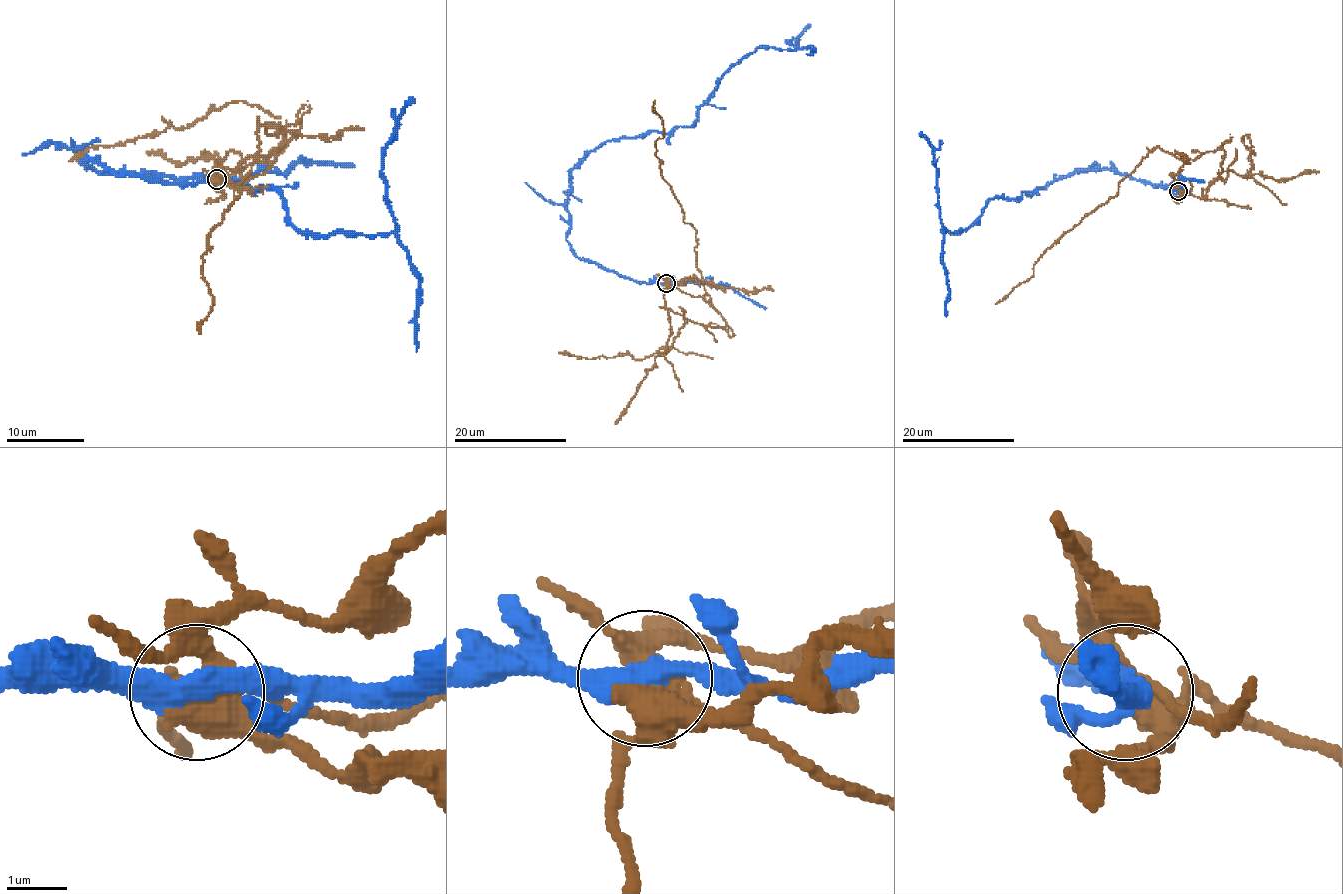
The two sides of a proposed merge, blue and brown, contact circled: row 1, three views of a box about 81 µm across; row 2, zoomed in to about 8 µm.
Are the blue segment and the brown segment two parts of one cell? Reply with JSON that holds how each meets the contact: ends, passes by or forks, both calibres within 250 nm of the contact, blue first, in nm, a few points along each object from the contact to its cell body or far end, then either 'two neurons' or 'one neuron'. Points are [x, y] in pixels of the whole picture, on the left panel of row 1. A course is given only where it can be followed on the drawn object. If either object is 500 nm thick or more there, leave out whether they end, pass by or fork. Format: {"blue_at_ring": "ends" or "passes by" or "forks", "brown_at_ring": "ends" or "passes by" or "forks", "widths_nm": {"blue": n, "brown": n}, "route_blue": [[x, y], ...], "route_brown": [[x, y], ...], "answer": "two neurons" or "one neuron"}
{"blue_at_ring": "passes by", "brown_at_ring": "forks", "widths_nm": {"blue": 360, "brown": 380}, "route_blue": [[216, 178], [100, 173], [80, 147], [113, 173], [273, 188], [300, 231], [389, 235], [381, 149], [412, 97]], "route_brown": [[216, 178], [222, 169], [274, 151], [284, 134], [259, 118], [257, 161], [203, 254], [212, 310], [201, 334]], "answer": "two neurons"}

